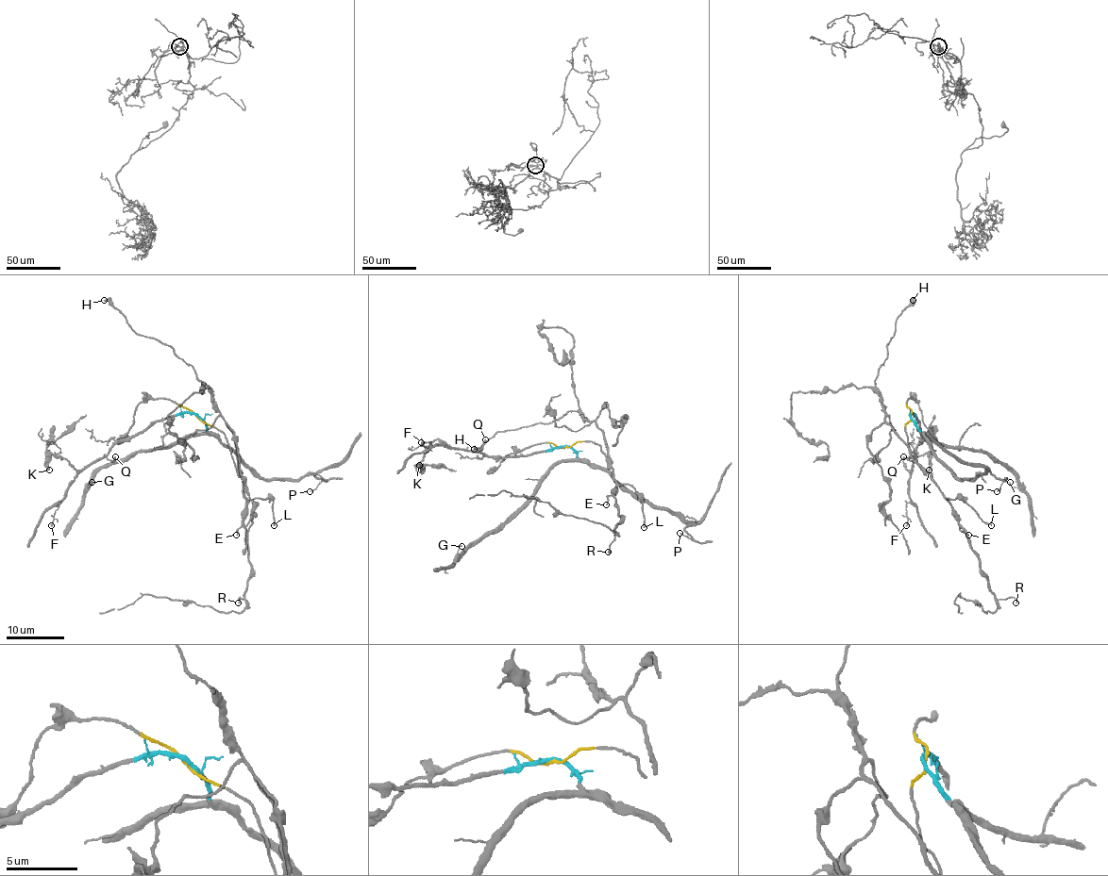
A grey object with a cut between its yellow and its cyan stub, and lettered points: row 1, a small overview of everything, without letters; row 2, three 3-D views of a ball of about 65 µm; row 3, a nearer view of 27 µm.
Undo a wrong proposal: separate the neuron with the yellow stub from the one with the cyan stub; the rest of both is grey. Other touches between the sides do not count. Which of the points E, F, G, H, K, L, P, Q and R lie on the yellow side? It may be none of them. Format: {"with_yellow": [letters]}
{"with_yellow": ["E", "H", "L", "R"]}

